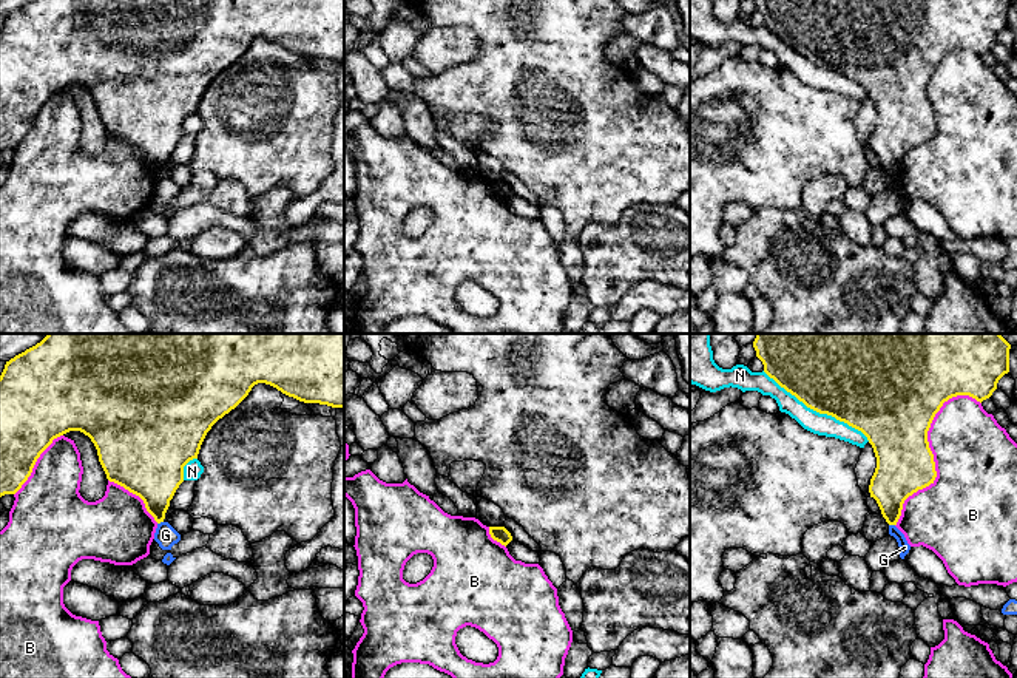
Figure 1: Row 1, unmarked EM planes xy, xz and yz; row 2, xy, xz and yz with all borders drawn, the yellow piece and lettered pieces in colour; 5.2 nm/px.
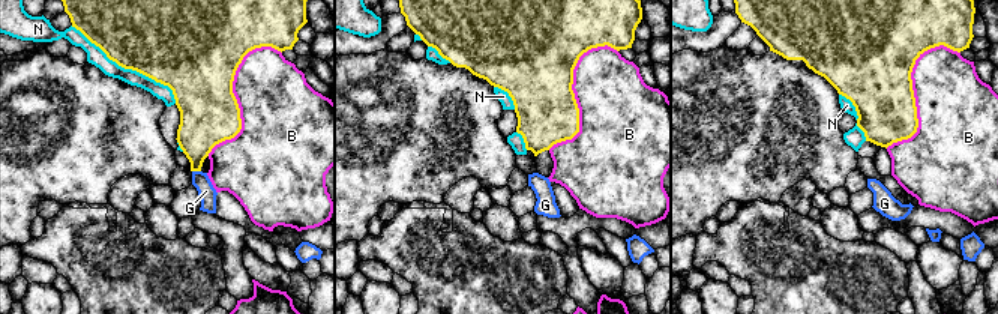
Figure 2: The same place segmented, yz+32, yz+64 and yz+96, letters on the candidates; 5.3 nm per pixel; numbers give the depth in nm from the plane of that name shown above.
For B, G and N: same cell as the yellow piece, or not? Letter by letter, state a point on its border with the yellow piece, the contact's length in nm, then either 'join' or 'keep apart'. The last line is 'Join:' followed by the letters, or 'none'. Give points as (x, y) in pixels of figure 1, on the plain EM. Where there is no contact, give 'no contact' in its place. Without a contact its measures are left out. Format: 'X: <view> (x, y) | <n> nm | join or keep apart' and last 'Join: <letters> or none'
B: yz (931, 107) | 800 nm | keep apart
G: xy (159, 176) | 40 nm | keep apart
N: yz (817, 65) | 650 nm | keep apart
Join: none

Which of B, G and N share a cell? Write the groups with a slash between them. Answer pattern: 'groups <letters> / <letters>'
groups B / G / N

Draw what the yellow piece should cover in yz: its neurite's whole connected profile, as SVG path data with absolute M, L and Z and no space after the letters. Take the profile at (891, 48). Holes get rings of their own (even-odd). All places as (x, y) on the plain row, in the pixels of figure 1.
M753 0L764 26L807 62L861 85L873 102L877 122L869 147L889 179L897 179L904 154L937 131L927 85L944 56L969 49L983 56L1009 26L1011 0Z

